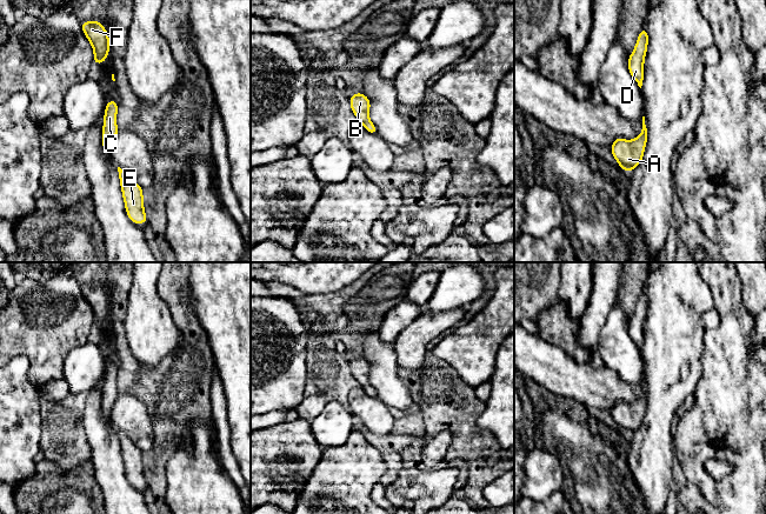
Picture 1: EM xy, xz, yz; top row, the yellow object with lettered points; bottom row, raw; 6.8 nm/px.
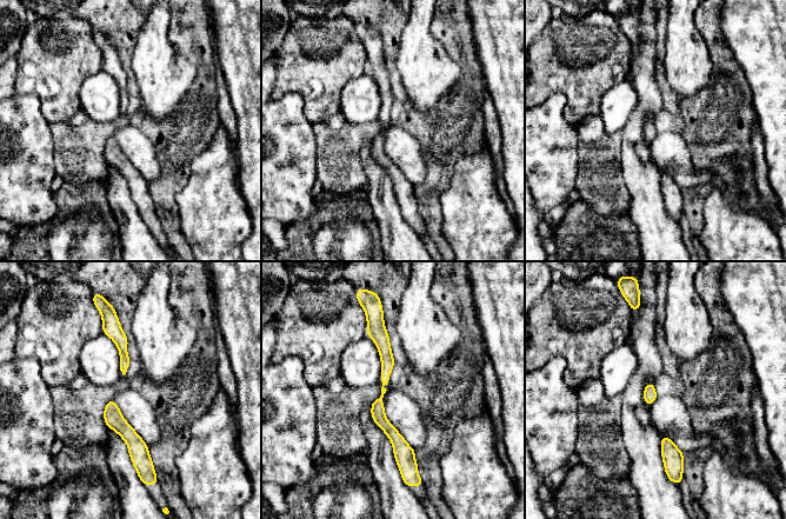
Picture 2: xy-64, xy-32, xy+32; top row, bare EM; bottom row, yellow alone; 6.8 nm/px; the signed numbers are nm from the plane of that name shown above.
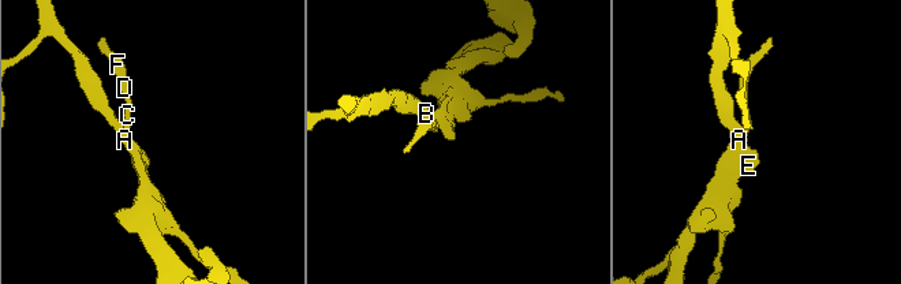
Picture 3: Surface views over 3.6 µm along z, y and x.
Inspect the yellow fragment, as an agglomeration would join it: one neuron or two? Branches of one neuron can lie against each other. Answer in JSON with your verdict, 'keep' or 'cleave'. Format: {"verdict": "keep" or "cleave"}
{"verdict": "keep"}

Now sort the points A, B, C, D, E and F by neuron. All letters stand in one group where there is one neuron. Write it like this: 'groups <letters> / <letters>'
groups A B C D E F

